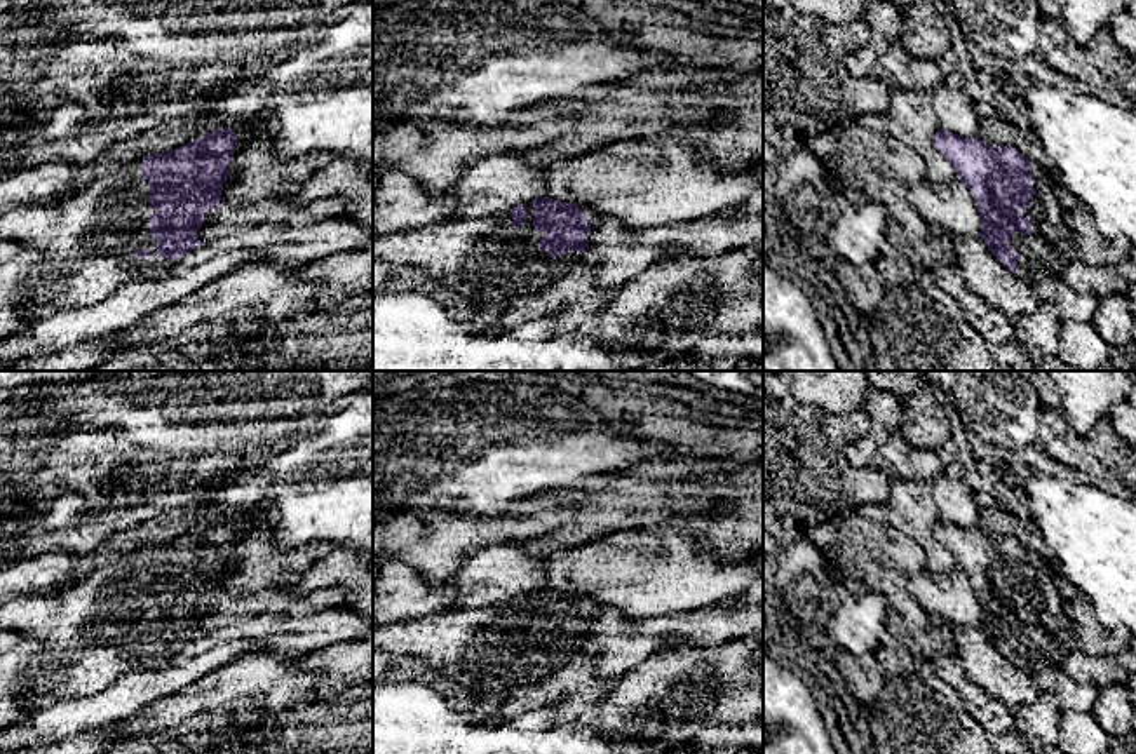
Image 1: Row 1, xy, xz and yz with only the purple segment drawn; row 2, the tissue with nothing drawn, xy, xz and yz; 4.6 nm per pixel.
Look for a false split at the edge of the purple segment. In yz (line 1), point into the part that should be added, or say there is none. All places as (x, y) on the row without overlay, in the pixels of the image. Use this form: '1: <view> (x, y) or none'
1: yz (1049, 638)

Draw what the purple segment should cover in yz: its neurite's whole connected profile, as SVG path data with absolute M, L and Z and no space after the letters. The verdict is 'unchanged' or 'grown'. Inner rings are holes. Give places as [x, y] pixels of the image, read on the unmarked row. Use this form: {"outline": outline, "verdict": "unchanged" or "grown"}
{"outline": "M939 519L932 533L970 580L981 606L979 627L1011 663L1031 674L1045 667L1061 667L1065 658L1077 651L1072 622L1054 587L1051 564L1040 555L1031 554L1012 536L991 536L979 526L962 528Z", "verdict": "grown"}

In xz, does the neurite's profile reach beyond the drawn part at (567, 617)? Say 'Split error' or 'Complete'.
Split error

